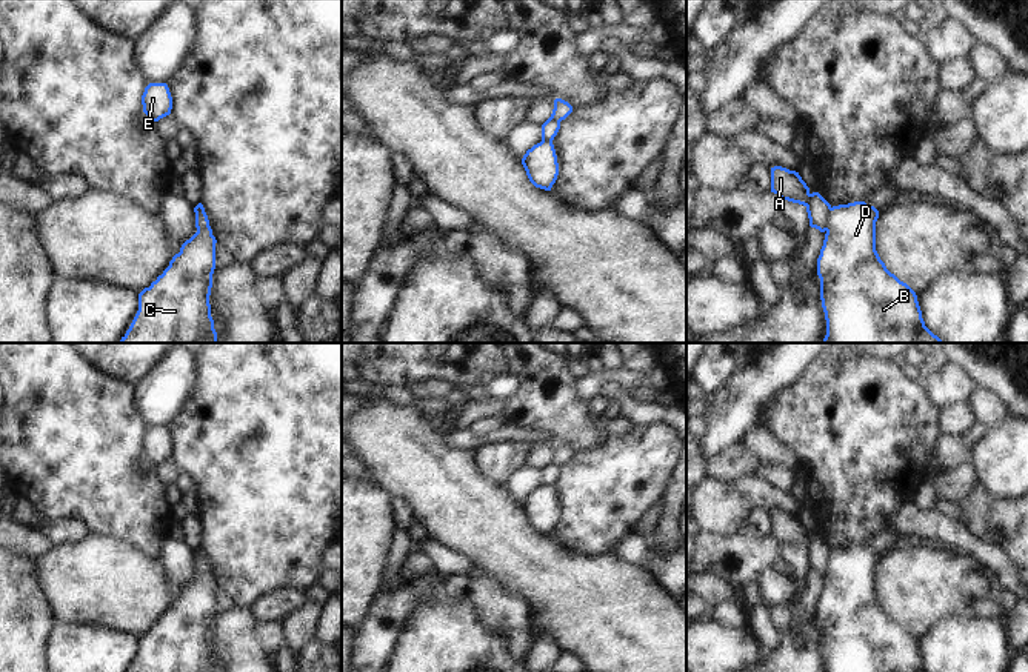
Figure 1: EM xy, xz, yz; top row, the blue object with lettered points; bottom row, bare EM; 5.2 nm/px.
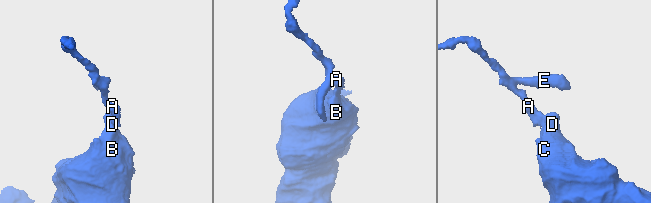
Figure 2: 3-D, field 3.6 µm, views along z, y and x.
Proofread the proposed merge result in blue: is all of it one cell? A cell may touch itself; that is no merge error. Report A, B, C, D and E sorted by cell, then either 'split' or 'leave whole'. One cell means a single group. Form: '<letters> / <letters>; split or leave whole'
A E / B C D; split

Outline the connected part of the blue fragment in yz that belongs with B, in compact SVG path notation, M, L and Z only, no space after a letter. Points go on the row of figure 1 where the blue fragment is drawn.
M865 201L833 206L817 258L826 320L822 343L943 343L922 318L916 292L891 274L876 251L879 211Z

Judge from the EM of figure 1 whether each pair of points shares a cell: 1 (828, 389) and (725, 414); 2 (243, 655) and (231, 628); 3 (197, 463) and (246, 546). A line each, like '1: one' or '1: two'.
1: two
2: one
3: one

